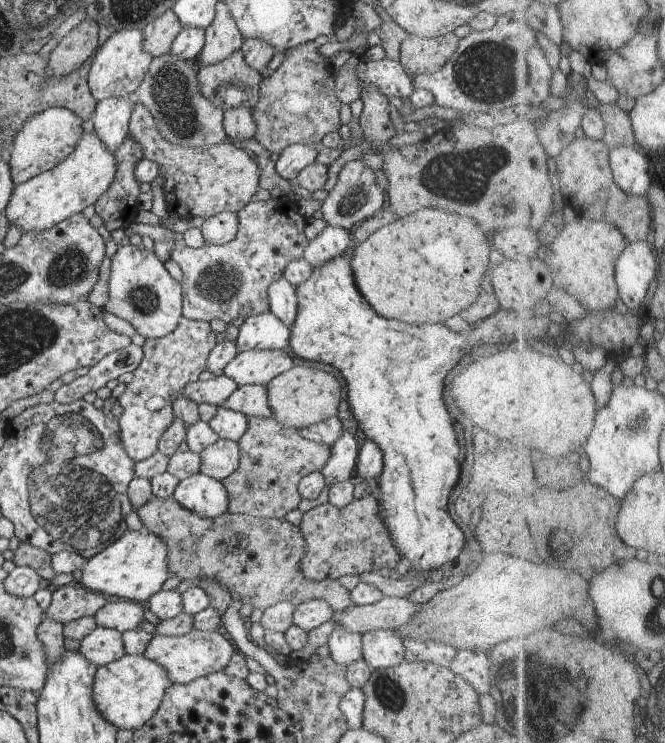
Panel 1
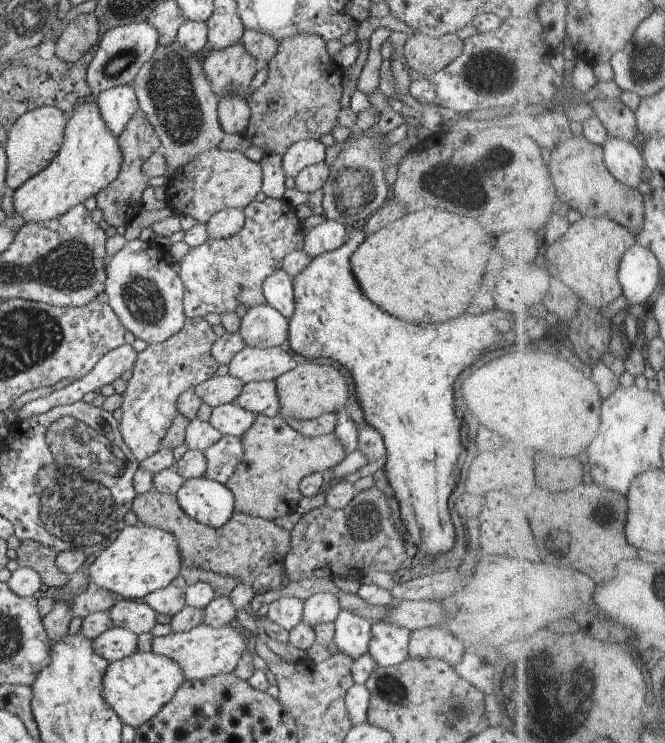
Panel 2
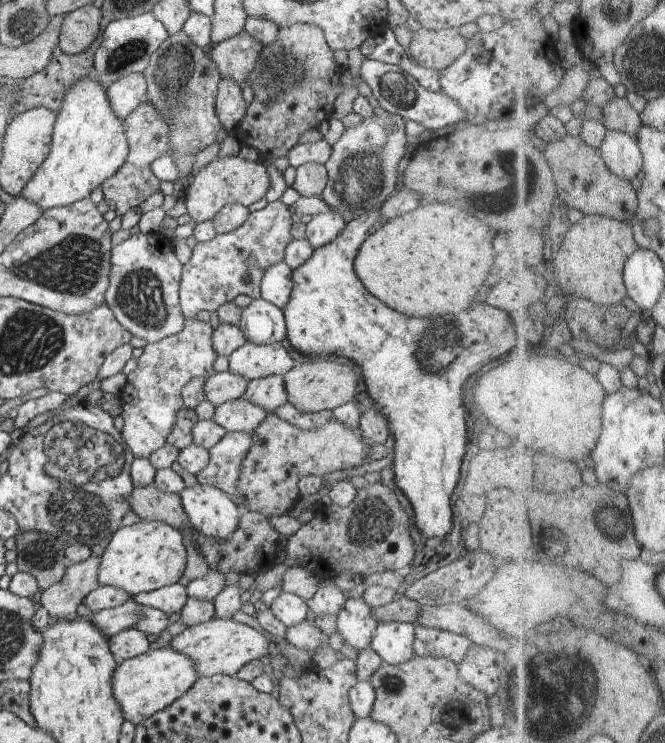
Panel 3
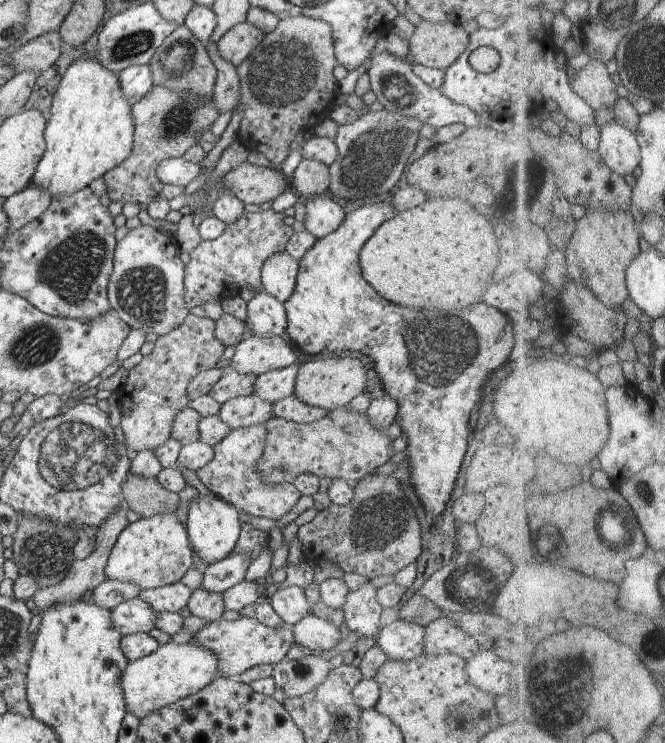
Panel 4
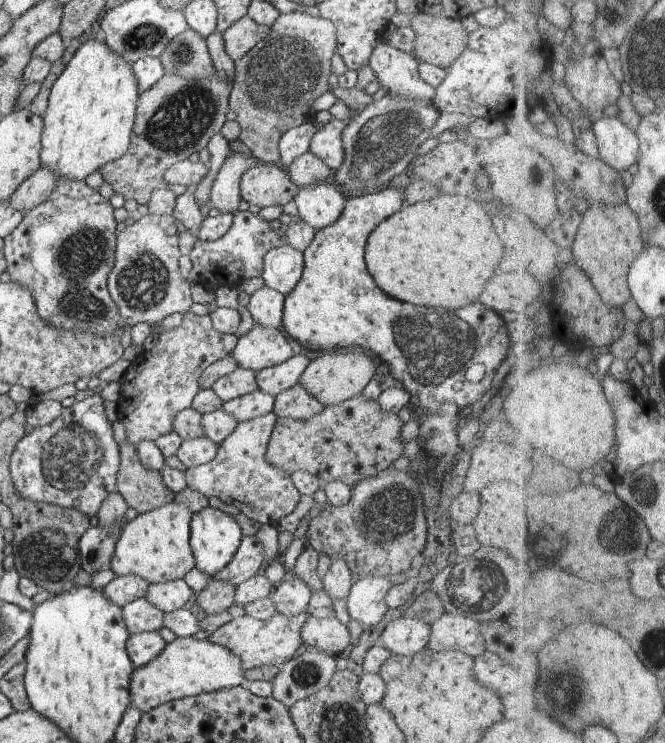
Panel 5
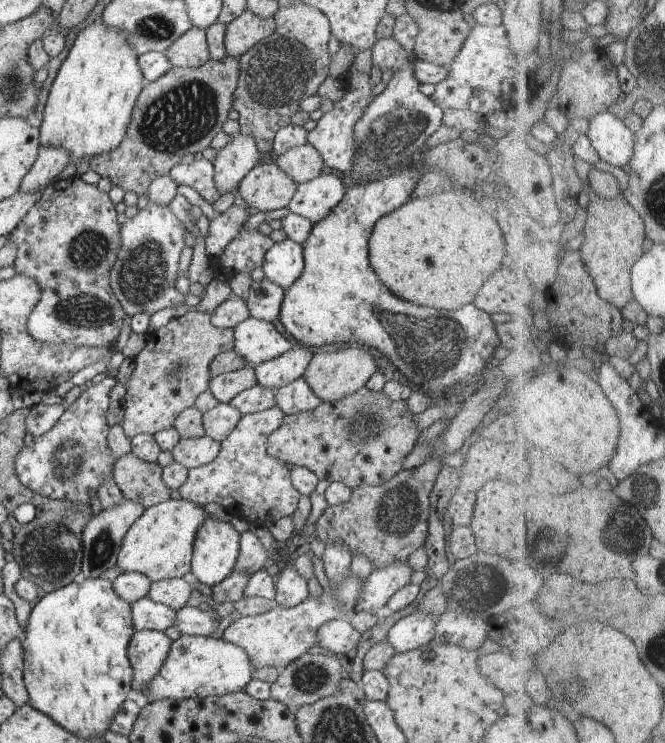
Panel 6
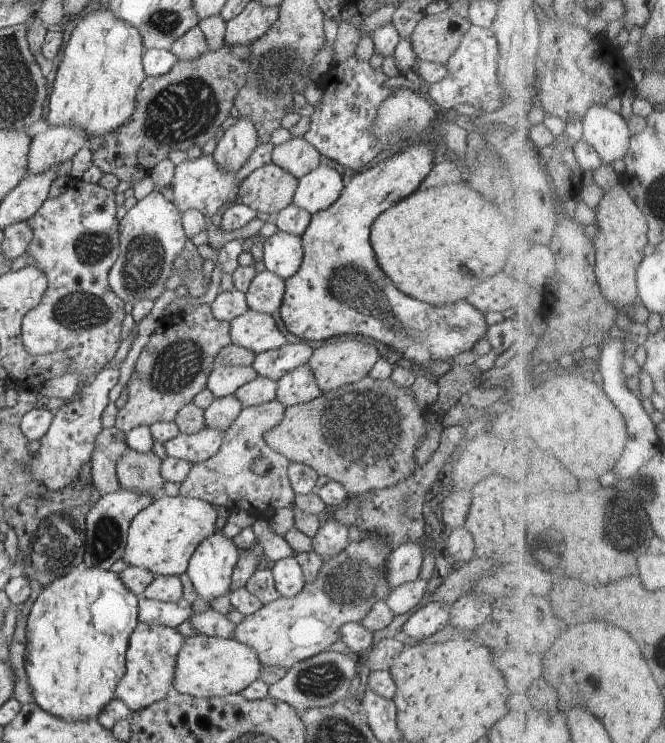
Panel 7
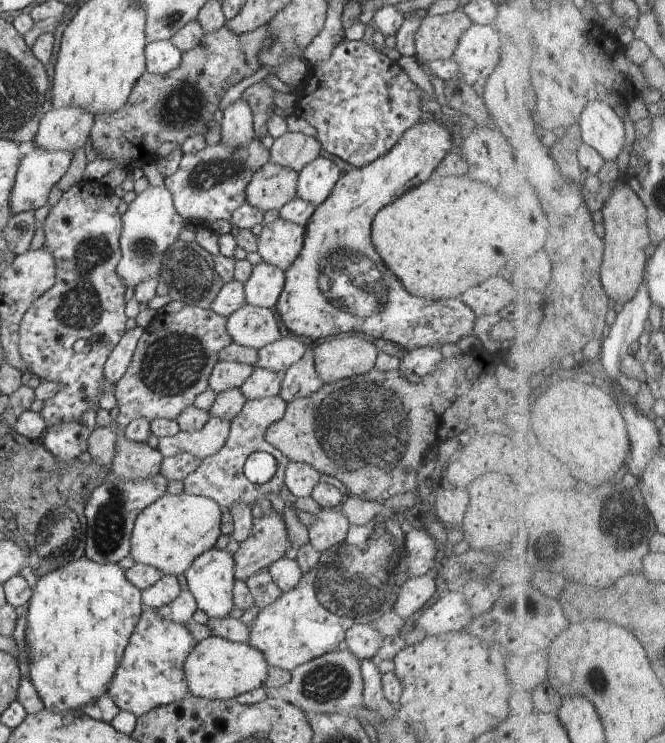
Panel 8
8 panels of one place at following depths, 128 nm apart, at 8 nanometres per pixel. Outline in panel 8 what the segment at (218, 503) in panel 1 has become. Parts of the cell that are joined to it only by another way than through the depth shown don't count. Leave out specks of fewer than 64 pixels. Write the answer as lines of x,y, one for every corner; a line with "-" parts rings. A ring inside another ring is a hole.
216,546
206,550
204,554
200,554
190,568
186,570
189,591
194,595
197,602
197,608
204,610
209,618
214,620
222,620
228,618
233,601
233,588
235,585
235,562
234,554
228,552
226,548
219,549

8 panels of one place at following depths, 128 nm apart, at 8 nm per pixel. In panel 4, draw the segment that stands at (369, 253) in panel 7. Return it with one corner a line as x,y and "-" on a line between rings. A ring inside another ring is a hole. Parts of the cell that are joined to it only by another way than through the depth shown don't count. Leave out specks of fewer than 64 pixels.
390,200
384,202
374,202
374,204
364,204
360,208
356,208
350,214
346,214
344,222
340,224
338,230
334,230
326,236
315,241
314,246
306,252
306,256
302,258
298,266
298,276
292,296
284,303
287,316
287,332
290,336
291,342
294,342
298,347
302,348
306,354
320,354
320,352
330,352
333,355
337,354
353,354
359,355
366,362
374,368
380,380
386,396
394,398
398,402
398,417
397,421
400,423
402,434
406,436
406,460
410,468
410,484
418,495
422,504
426,506
426,510
434,512
434,516
440,516
446,508
446,502
450,498
450,492
454,492
456,485
456,478
460,472
464,456
466,455
467,447
467,422
470,418
470,412
474,408
476,402
482,401
481,394
488,377
493,376
497,371
504,370
515,358
517,358
524,351
520,348
520,342
514,338
514,328
512,318
505,315
500,310
492,307
484,302
478,302
463,308
459,313
449,311
435,311
435,310
416,310
413,308
404,308
397,304
392,304
386,298
382,298
362,276
362,269
360,268
359,254
362,246
366,241
386,222
394,218
396,208

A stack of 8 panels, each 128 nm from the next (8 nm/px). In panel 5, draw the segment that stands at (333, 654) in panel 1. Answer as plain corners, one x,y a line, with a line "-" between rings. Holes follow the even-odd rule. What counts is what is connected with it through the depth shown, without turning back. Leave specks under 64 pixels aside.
361,577
353,584
347,596
346,606
350,618
359,622
364,629
376,626
386,611
386,592
392,588
388,577

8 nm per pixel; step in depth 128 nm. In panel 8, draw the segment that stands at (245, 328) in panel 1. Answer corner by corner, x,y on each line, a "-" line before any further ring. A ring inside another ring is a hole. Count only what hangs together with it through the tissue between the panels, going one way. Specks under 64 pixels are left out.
261,262
253,266
248,282
244,284
245,302
255,307
274,308
285,285
285,272

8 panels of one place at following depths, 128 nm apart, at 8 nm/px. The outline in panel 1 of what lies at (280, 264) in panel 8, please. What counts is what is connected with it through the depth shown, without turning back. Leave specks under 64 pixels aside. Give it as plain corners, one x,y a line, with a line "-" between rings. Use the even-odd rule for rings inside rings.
282,277
268,288
269,311
290,329
295,324
298,301
295,286

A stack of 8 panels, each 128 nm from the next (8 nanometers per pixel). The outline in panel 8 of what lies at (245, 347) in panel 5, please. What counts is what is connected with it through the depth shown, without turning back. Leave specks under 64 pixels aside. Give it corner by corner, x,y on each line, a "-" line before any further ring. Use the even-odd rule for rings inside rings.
248,304
227,318
226,330
234,343
256,350
280,340
282,336
270,309

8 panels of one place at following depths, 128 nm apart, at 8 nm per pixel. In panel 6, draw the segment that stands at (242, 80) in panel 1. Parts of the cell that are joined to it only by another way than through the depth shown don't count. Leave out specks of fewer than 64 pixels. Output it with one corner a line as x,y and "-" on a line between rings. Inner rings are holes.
246,9
236,20
230,21
225,28
225,49
228,55
239,57
254,44
268,39
274,32
276,23
273,17
260,18

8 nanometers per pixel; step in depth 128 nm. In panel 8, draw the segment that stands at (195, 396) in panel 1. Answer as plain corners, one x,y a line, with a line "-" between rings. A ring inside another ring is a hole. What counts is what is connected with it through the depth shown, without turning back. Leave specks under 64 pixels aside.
218,361
208,380
208,386
216,393
224,392
231,388
241,388
242,384
250,378
254,367
236,361

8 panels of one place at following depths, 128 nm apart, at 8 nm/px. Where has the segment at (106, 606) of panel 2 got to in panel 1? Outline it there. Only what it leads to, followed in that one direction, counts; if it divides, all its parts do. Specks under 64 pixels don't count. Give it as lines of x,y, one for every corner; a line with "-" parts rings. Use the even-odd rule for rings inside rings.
71,582
52,589
52,600
44,616
66,624
82,617
94,616
106,603
102,593

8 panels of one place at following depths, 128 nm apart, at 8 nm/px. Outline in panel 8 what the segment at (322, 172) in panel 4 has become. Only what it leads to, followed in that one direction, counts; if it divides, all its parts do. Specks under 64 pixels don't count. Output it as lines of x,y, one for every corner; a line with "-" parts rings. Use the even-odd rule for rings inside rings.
289,132
273,140
269,150
269,160
280,166
300,172
310,162
320,156
321,143
303,133

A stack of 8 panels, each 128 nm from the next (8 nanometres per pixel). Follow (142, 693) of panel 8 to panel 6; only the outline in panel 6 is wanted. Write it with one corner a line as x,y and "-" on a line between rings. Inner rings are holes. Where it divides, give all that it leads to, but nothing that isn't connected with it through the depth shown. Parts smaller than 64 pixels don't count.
159,630
135,631
127,646
134,674
132,689
140,692
149,686
150,680
160,672
172,642
168,634

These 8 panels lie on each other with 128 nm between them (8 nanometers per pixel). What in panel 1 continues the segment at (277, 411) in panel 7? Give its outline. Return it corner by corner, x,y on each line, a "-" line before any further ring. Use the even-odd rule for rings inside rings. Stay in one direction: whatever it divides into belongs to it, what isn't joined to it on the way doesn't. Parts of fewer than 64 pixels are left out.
219,438
214,444
204,448
199,455
202,474
220,481
236,471
241,460
239,444
232,439

